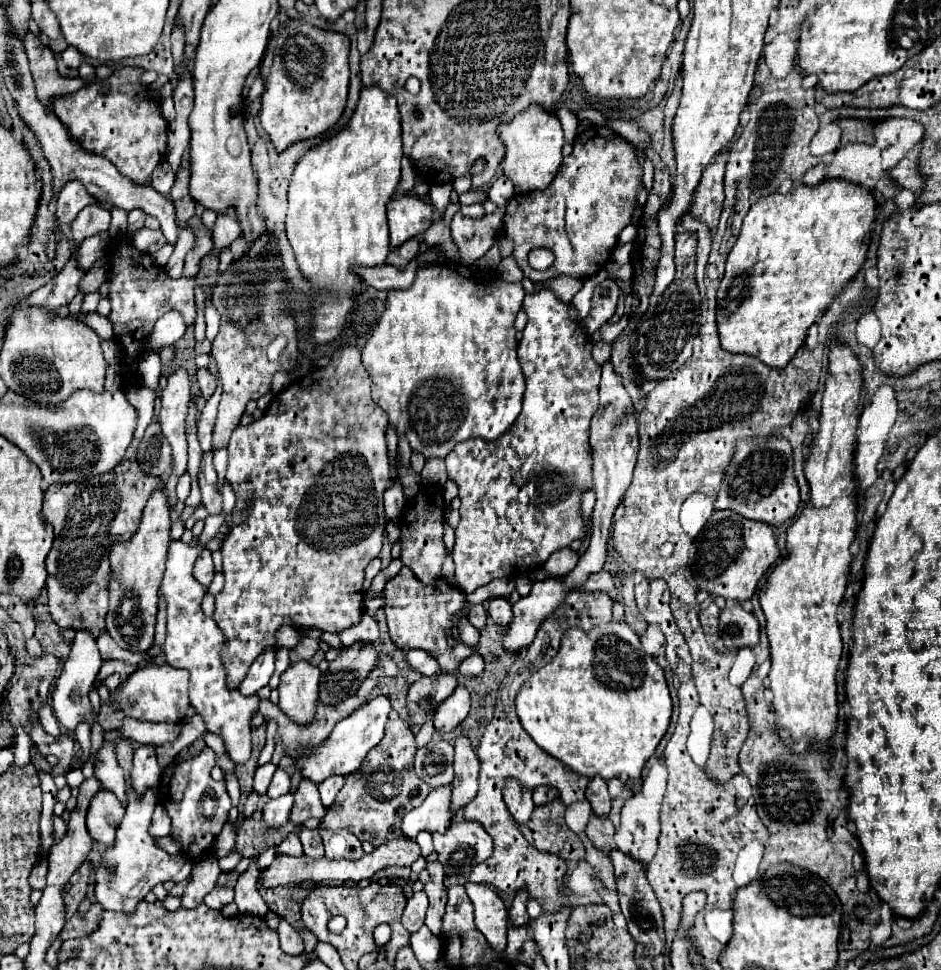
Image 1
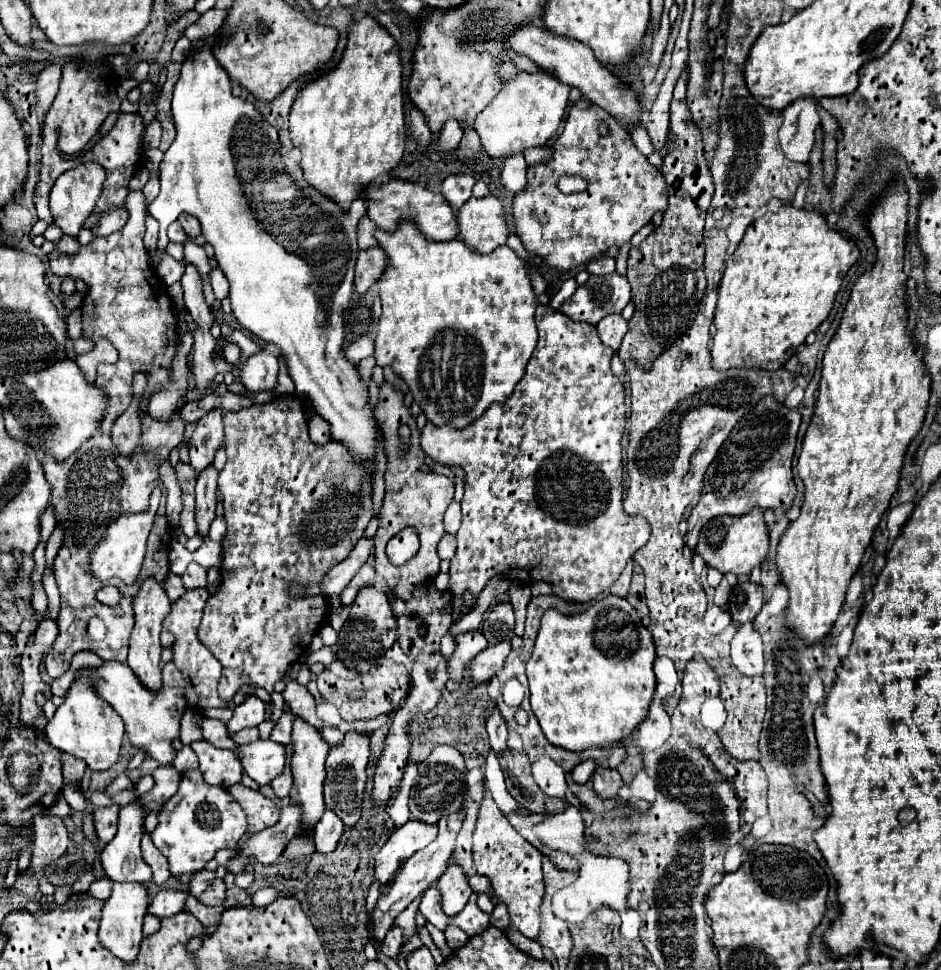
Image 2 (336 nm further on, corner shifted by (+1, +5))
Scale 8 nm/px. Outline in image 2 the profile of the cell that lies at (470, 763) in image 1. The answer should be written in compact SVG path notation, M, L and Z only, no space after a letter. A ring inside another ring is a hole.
M458 812L456 816L450 816L450 818L440 818L438 822L438 838L428 844L424 850L418 850L412 858L406 860L406 864L400 868L400 872L396 872L392 876L392 882L390 882L390 888L388 892L382 892L372 914L370 914L370 924L372 924L372 938L376 942L382 942L386 932L392 928L396 916L400 912L406 910L406 906L416 898L420 896L424 890L428 890L436 880L438 876L442 876L442 872L448 868L448 860L450 860L450 854L454 850L454 842L456 842L456 836L460 832L460 826L462 826L462 812Z

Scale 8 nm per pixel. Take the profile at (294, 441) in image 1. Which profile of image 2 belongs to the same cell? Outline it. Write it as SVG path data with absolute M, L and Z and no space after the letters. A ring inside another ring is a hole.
M288 394L288 396L274 396L268 404L254 404L250 408L242 408L238 412L226 412L224 414L224 430L226 430L226 456L228 462L224 466L224 470L218 476L218 488L224 496L224 518L228 524L228 532L222 540L222 588L218 590L218 594L210 596L204 608L204 616L202 616L202 624L198 628L198 640L202 640L202 644L216 656L216 660L222 664L222 678L218 684L218 694L220 698L224 698L226 702L230 702L234 698L234 694L238 692L240 686L256 686L256 688L264 688L268 692L274 692L274 684L280 682L286 674L286 670L304 654L308 652L314 634L318 632L318 628L324 622L324 616L328 614L328 600L324 596L316 596L316 598L290 598L288 594L288 586L298 582L298 584L314 584L320 582L332 566L336 566L338 562L342 562L352 548L356 546L356 542L362 538L368 522L372 520L372 484L370 484L370 476L366 474L364 466L358 466L350 454L346 452L344 444L338 442L328 442L328 444L314 444L308 436L308 424L306 424L306 416L304 416L304 402L302 398L298 398L296 394Z

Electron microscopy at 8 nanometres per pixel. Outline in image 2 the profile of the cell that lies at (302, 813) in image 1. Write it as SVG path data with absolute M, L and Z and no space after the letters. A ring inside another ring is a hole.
M288 804L282 808L278 824L256 834L246 834L238 846L238 854L226 864L228 872L238 874L248 864L254 862L260 864L276 862L282 850L286 848L286 844L296 836L300 816L302 816L302 808L298 808L296 804Z

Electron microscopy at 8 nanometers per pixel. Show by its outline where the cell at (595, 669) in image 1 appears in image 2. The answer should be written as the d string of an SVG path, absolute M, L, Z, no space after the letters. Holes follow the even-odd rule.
M606 596L580 614L566 616L558 610L546 610L540 622L532 658L526 666L530 682L530 704L544 736L550 744L564 750L582 752L586 748L610 748L628 738L632 730L646 718L652 694L656 690L653 670L655 645L648 628L644 628L638 612L626 598Z

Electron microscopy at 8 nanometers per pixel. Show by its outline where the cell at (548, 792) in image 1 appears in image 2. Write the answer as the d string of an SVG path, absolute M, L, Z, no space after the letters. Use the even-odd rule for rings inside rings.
M586 760L586 762L582 762L580 766L576 766L576 768L572 770L572 778L574 778L574 782L584 784L584 782L592 776L594 770L596 770L596 762L594 762L594 760Z

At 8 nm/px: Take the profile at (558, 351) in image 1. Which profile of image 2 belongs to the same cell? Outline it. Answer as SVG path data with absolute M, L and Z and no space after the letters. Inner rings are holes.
M538 306L536 310L536 324L538 324L538 346L526 366L526 374L520 380L520 384L514 388L510 400L506 400L504 404L492 404L482 418L474 420L474 424L458 430L458 428L444 428L444 426L434 426L430 422L426 422L422 434L420 434L420 446L426 452L428 458L438 460L440 464L456 464L464 470L464 498L462 498L462 526L456 534L458 538L458 550L452 558L452 566L450 566L450 584L448 590L452 592L452 596L458 600L462 598L464 590L470 590L474 596L478 596L482 592L482 588L486 586L486 582L496 576L502 574L514 582L524 582L524 584L532 584L532 582L548 582L552 584L552 590L556 596L560 596L562 600L572 600L572 602L590 602L594 600L596 594L600 594L602 590L606 590L608 586L612 586L618 576L622 574L626 562L634 556L634 552L638 548L642 548L648 538L650 538L650 524L646 518L640 516L630 516L624 512L622 508L622 434L624 434L624 426L626 426L626 390L624 390L624 380L618 378L612 370L610 370L610 358L612 358L612 348L604 346L602 340L598 338L598 330L594 324L588 322L574 322L568 316L564 316L558 310L552 310L550 306Z

